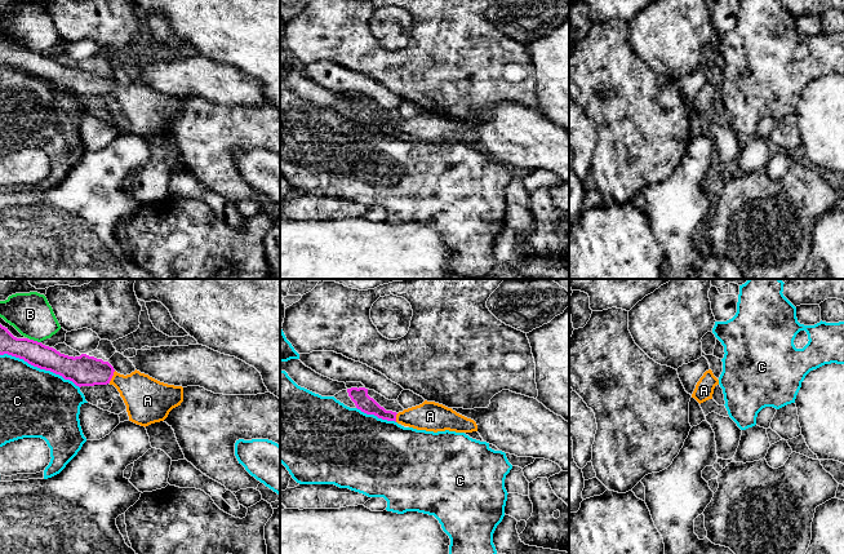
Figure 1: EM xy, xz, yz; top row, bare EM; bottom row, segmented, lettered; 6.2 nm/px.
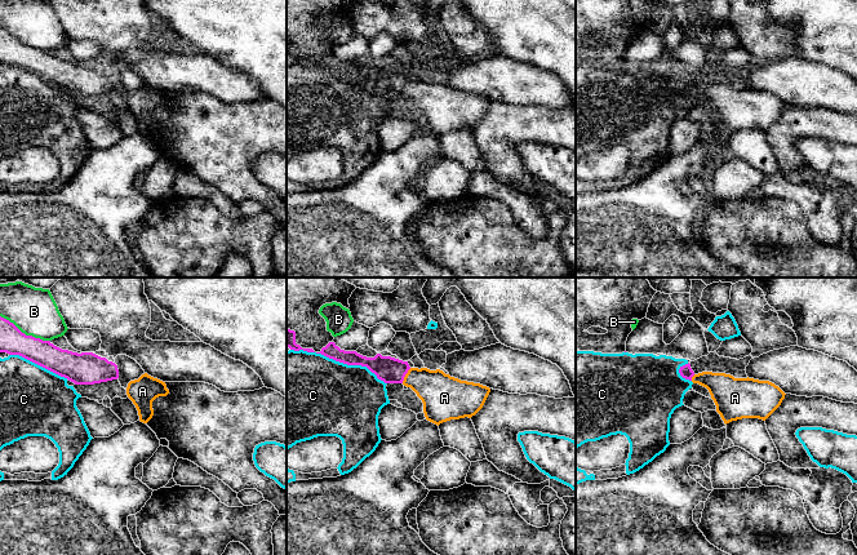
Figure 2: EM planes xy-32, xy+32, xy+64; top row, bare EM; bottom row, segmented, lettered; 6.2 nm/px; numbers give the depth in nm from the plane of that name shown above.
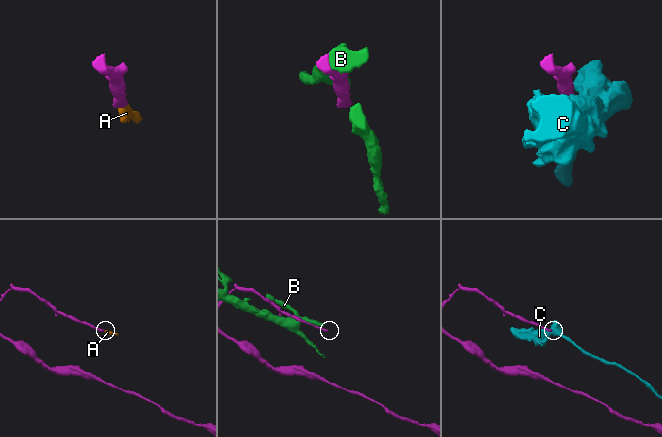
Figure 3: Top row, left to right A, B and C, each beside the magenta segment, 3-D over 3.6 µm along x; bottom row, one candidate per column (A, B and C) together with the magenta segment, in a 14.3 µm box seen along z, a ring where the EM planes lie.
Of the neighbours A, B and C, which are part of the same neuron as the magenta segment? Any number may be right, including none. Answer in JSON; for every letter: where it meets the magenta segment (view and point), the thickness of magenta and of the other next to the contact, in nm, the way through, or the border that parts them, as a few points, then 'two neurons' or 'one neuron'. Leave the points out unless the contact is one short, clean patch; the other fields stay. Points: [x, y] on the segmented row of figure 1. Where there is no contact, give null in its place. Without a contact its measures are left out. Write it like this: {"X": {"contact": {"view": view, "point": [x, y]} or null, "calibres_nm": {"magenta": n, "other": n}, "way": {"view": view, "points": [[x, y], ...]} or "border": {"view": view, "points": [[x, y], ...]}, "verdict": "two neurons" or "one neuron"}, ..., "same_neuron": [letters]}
{"A": {"contact": {"view": "xy", "point": [111, 377]}, "calibres_nm": {"magenta": 190, "other": 260}, "way": {"view": "xy", "points": [[83, 371], [96, 371], [111, 377], [136, 389], [145, 398]]}, "verdict": "one neuron"}, "B": {"contact": {"view": "xy", "point": [35, 341]}, "calibres_nm": {"magenta": 150, "other": 260}, "verdict": "two neurons"}, "C": {"contact": {"view": "xy", "point": [40, 368]}, "calibres_nm": {"magenta": 180, "other": 440}, "verdict": "two neurons"}, "same_neuron": ["A"]}

